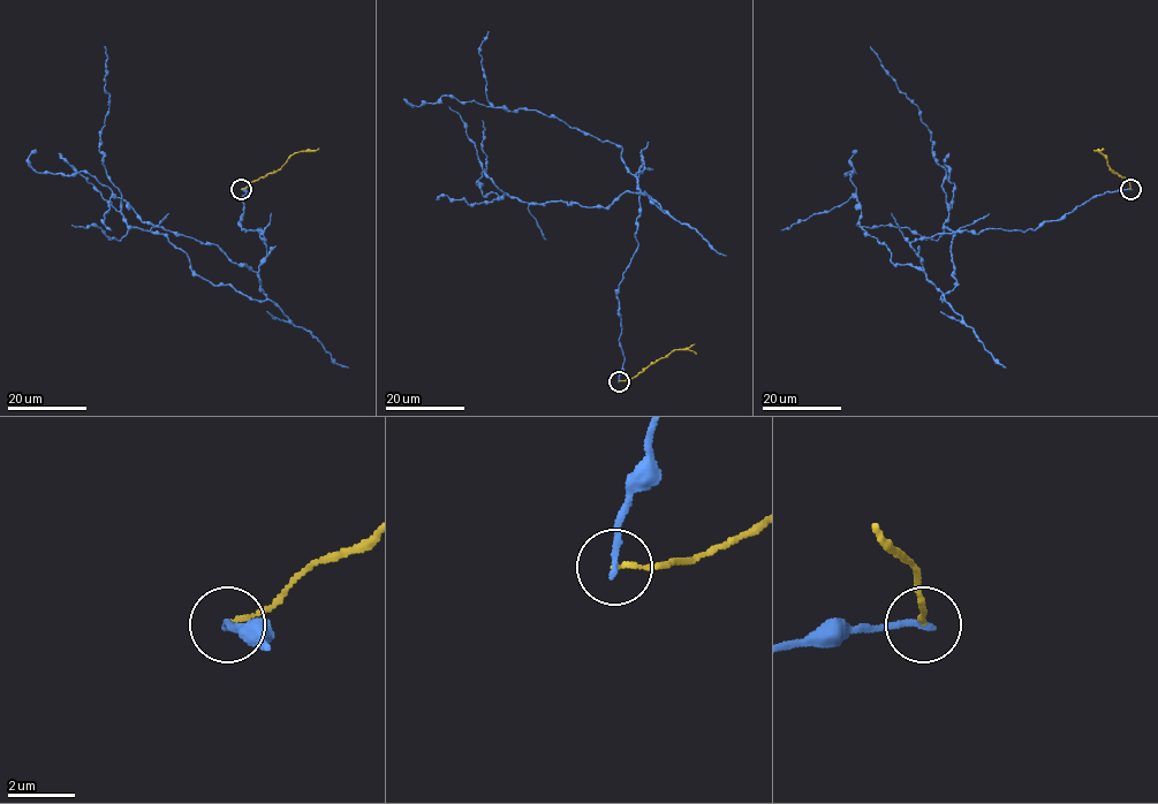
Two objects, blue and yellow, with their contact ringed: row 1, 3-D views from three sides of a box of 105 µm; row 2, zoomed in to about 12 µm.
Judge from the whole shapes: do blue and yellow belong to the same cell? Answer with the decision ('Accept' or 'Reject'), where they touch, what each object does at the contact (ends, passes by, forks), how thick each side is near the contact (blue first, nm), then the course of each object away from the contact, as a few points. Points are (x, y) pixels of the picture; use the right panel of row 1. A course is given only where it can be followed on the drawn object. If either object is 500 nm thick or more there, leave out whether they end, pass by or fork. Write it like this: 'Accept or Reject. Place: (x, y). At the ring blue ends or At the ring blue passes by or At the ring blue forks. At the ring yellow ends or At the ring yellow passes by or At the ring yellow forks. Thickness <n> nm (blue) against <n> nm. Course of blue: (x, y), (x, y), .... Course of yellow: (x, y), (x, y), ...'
Reject. Place: (1130, 189). At the ring blue ends. At the ring yellow ends. Thickness 220 nm (blue) against 130 nm. Course of blue: (1130, 189), (1034, 230), (917, 239), (910, 247), (943, 301), (958, 285), (946, 169), (918, 108), (870, 46). Course of yellow: (1130, 189), (1130, 183), (1109, 166), (1099, 151), (1104, 149)

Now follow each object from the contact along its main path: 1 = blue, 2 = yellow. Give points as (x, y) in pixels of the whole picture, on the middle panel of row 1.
1: (619, 380), (617, 293), (638, 245), (643, 161), (644, 194), (605, 207), (483, 196), (482, 121)
2: (619, 380), (636, 377), (675, 350), (691, 350), (696, 354)

